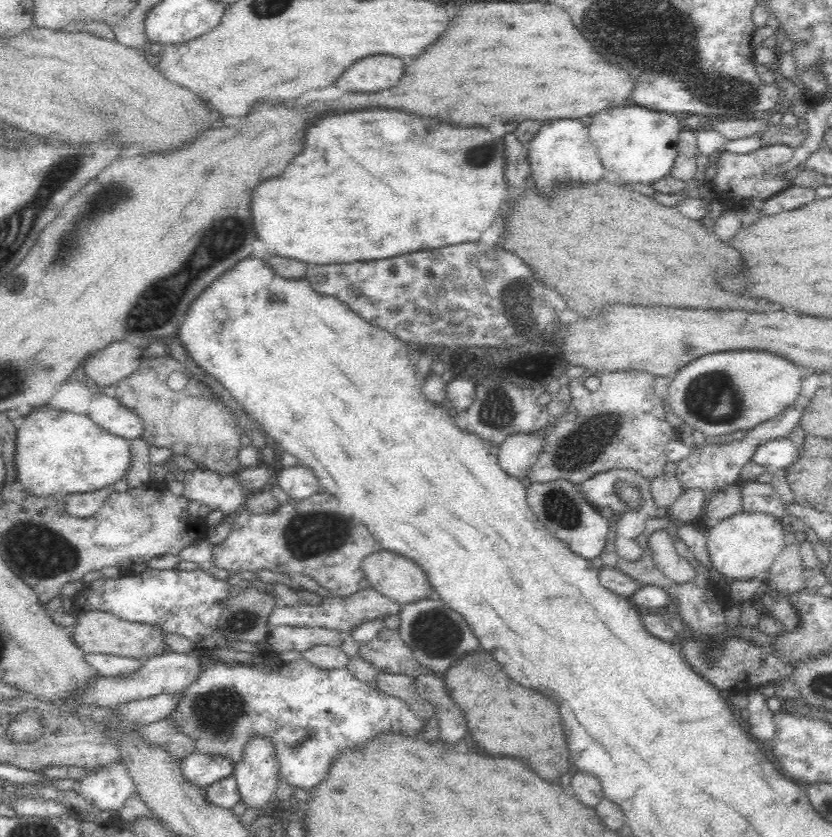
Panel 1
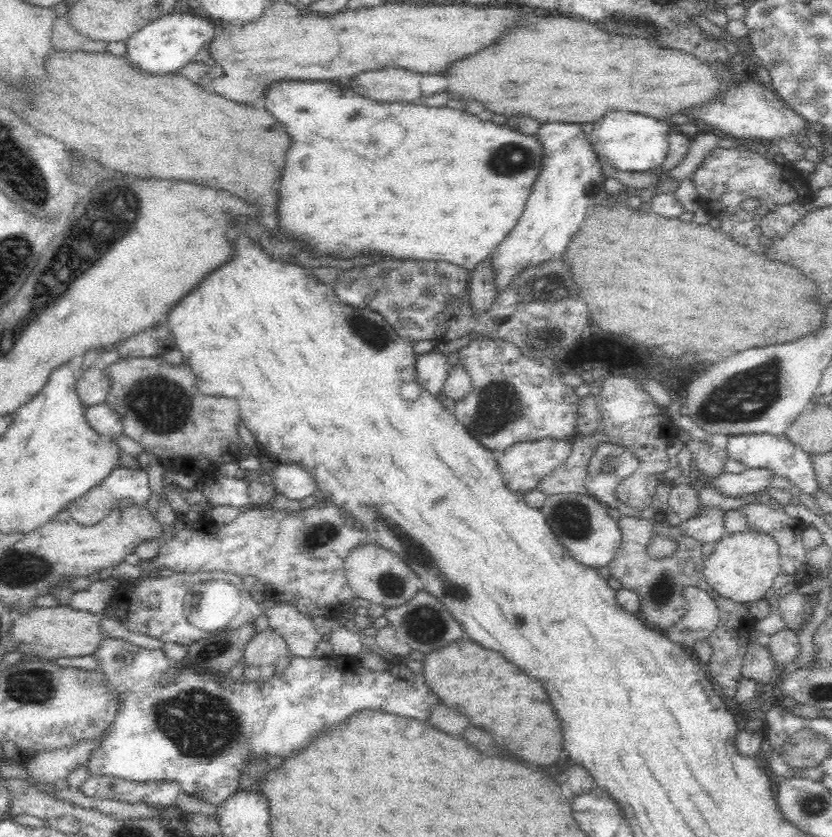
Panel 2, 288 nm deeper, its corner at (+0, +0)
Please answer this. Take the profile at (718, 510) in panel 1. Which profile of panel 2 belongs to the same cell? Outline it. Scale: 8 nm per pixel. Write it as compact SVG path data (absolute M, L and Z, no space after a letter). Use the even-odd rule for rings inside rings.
M700 508L694 518L680 524L680 530L700 544L718 544L726 534L726 512L722 508Z

